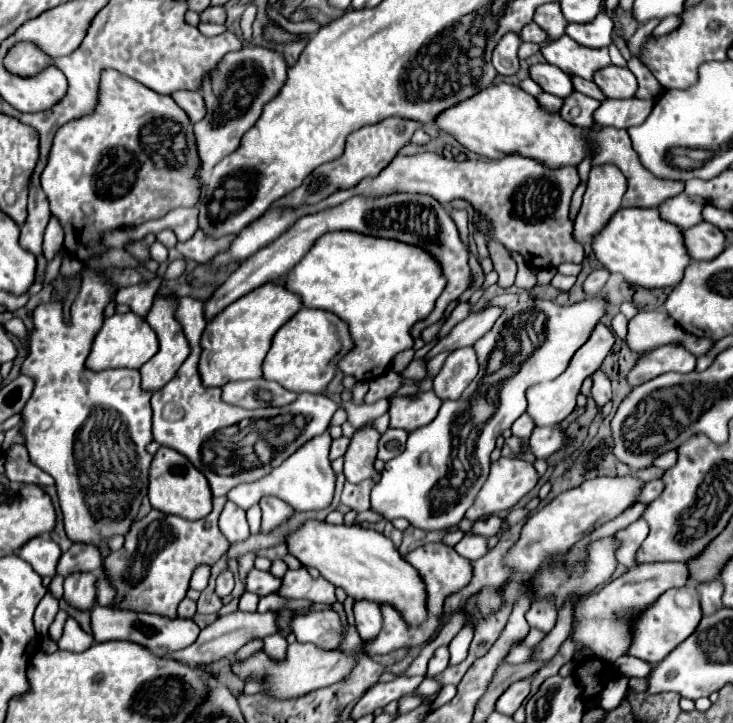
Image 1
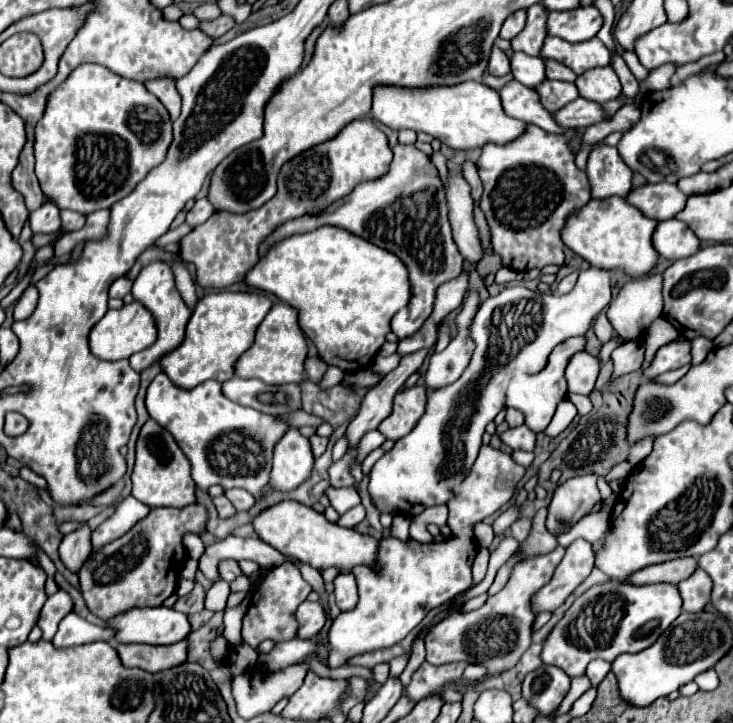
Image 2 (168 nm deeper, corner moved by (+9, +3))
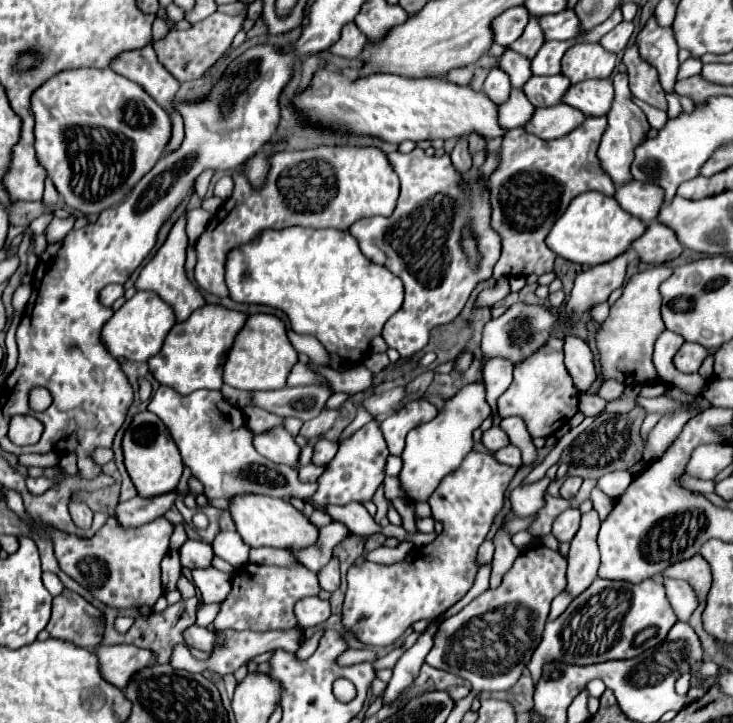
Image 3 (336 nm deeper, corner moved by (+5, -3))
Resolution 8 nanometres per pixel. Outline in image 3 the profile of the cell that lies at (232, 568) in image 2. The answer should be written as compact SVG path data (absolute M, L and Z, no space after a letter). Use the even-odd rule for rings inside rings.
M187 541L181 547L181 565L187 569L195 567L213 567L213 547L205 541Z

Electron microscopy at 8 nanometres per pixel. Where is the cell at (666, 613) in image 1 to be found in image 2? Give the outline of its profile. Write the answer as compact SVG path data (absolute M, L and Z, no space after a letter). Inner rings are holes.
M605 581L589 587L583 595L579 595L567 613L555 623L551 633L547 635L541 651L541 661L545 665L561 667L571 679L585 675L587 663L593 659L613 661L621 653L639 653L641 647L649 647L657 641L657 637L679 617L681 613L681 597L675 585L655 583L655 585L625 585L625 581Z

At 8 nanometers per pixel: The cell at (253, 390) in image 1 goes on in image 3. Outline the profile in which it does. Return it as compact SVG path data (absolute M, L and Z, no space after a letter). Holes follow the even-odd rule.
M307 385L307 387L285 387L279 391L251 391L249 407L261 407L281 417L297 417L309 421L321 413L331 389Z

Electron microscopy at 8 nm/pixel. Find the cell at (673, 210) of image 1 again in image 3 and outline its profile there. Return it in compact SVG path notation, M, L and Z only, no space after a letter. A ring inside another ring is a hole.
M631 181L627 185L621 185L615 191L615 199L619 205L631 213L633 217L641 219L643 223L651 223L657 219L663 203L665 203L665 191L657 185L647 185L641 181Z

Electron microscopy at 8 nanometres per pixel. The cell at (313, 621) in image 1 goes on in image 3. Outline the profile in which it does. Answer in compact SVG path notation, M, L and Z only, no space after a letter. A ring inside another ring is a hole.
M311 597L311 599L301 599L295 605L295 617L299 621L299 625L303 629L307 627L317 627L321 623L325 623L331 617L331 609L329 609L329 601L321 601L319 597Z

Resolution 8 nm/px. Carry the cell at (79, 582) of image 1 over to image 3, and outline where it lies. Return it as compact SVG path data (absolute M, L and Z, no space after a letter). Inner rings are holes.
M71 501L69 511L71 511L71 517L73 517L73 523L79 529L89 529L91 527L91 523L93 523L93 511L87 505L77 503L77 501Z

